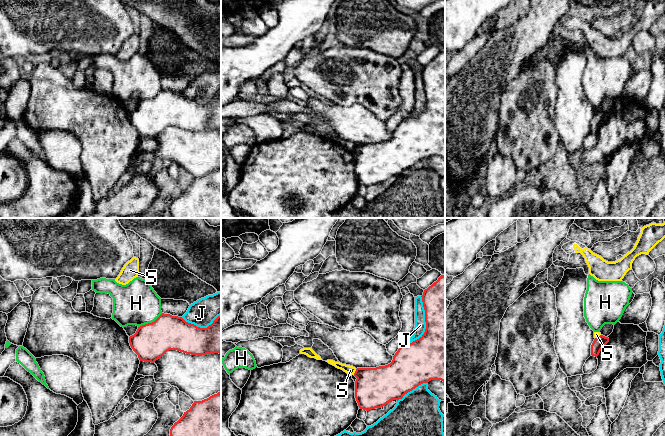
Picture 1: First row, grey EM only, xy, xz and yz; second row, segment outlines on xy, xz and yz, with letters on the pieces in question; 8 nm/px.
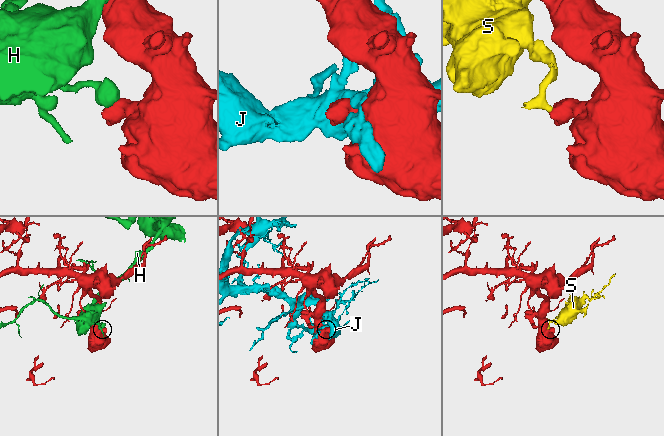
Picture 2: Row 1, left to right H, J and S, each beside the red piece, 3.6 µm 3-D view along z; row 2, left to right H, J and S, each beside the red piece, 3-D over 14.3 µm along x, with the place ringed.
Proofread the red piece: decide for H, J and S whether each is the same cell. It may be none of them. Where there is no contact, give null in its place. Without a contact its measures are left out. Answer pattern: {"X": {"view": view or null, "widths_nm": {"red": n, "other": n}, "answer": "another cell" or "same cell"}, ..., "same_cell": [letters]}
{"H": {"view": "xy", "widths_nm": {"red": 300, "other": 360}, "answer": "another cell"}, "J": {"view": "xz", "widths_nm": {"red": 380, "other": 100}, "answer": "another cell"}, "S": {"view": "xz", "widths_nm": {"red": 320, "other": 70}, "answer": "another cell"}, "same_cell": []}

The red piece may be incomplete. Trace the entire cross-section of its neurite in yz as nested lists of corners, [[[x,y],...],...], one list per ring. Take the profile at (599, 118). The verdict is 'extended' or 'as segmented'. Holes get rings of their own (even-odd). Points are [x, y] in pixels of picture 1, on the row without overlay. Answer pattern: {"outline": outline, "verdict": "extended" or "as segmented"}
{"outline": [[[603,111],[594,115],[591,121],[591,131],[597,133],[601,125],[609,118],[609,114]]], "verdict": "as segmented"}

